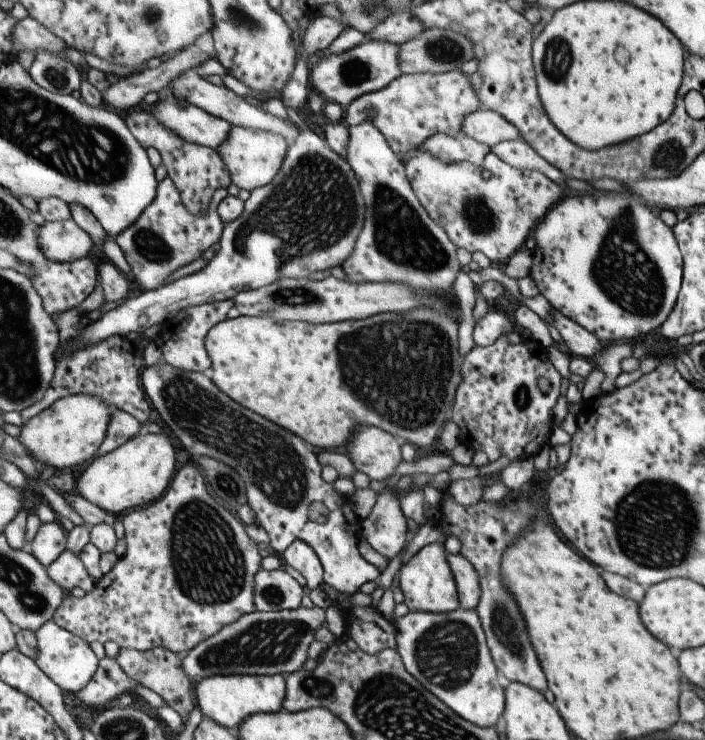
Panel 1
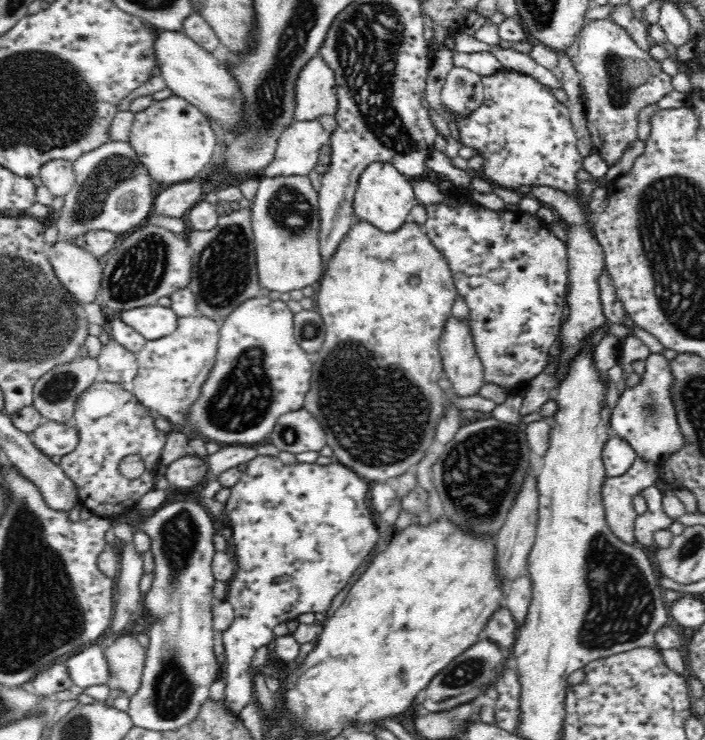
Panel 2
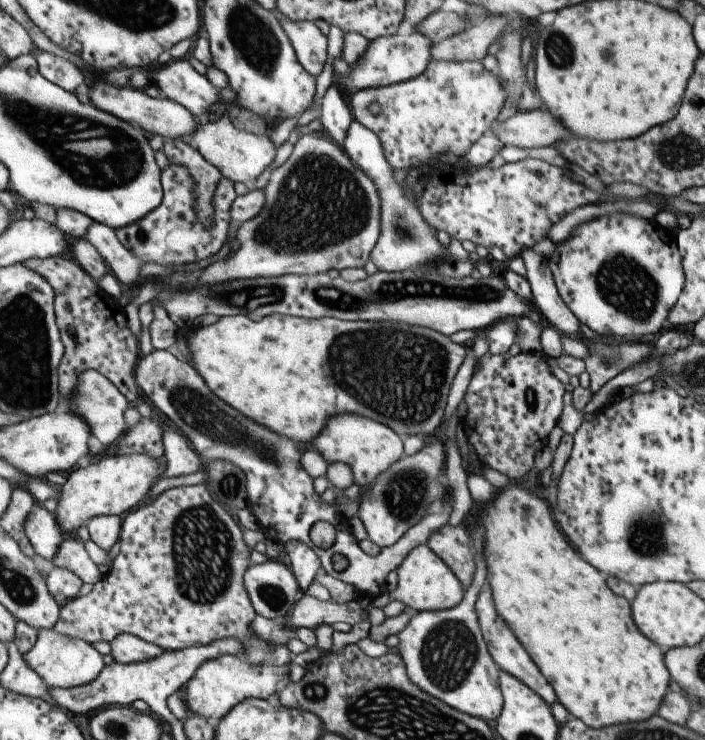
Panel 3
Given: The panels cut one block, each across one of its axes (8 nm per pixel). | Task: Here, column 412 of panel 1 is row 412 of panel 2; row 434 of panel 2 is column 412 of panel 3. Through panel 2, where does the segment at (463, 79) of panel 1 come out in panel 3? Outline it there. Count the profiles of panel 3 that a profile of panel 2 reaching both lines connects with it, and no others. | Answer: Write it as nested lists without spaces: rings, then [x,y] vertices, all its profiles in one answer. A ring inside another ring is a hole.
[[[431,59],[425,70],[418,75],[398,83],[382,87],[357,89],[347,96],[353,120],[365,126],[377,136],[385,162],[392,168],[417,168],[425,165],[432,157],[446,153],[455,153],[459,157],[465,153],[481,135],[486,134],[499,114],[506,99],[506,90],[497,73],[487,71],[481,61],[436,61]],[[375,102],[379,106],[379,114],[371,115],[369,104]]]

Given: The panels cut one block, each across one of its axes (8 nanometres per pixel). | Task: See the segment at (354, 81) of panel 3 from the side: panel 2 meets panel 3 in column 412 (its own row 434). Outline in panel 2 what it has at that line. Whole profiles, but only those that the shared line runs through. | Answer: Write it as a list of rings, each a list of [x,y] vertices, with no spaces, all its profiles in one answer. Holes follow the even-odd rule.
[[[44,421],[34,432],[33,443],[48,457],[61,456],[74,450],[78,444],[78,431],[72,424]]]

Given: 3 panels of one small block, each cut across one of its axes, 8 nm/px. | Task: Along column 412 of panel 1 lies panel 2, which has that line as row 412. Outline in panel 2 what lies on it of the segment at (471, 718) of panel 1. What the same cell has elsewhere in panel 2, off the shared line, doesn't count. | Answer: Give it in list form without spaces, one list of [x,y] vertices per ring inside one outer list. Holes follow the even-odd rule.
[[[650,353],[645,358],[645,370],[640,374],[640,382],[626,386],[612,408],[609,420],[612,435],[626,440],[636,458],[642,463],[654,465],[659,472],[663,462],[685,447],[685,438],[680,432],[676,410],[672,402],[672,387],[676,376],[672,374],[670,360],[664,354]]]

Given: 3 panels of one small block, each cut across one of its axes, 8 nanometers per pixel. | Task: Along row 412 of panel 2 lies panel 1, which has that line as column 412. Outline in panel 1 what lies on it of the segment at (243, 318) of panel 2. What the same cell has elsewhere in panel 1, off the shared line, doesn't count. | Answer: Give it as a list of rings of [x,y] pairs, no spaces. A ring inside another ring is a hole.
[[[365,121],[348,129],[344,159],[356,176],[364,200],[363,230],[357,235],[353,252],[340,268],[346,281],[395,282],[409,285],[418,293],[451,294],[459,271],[456,246],[420,205],[405,176],[403,161],[373,126]]]

